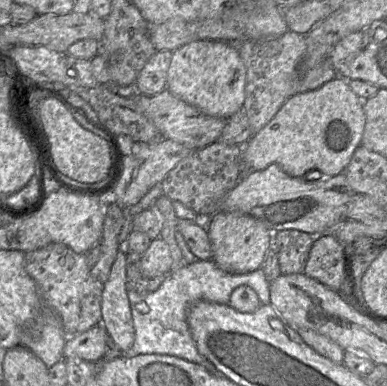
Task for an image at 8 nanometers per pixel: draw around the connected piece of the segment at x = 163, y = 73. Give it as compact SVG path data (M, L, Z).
M157 51L145 64L135 81L138 93L156 95L166 89L173 51Z

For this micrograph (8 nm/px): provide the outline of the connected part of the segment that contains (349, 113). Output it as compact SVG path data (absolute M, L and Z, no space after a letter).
M337 76L336 78L333 78L332 80L323 84L318 89L298 93L286 100L275 116L258 133L253 135L242 147L243 162L245 166L249 166L252 170L263 170L270 164L275 163L279 165L285 173L293 177L307 177L307 175L315 176L314 179L305 178L306 180L317 180L318 177L333 177L343 172L349 164L354 151L361 144L364 127L365 114L363 111L363 101L350 89L346 79Z

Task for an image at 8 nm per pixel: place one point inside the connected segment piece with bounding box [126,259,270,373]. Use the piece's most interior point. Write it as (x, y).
(160, 318)

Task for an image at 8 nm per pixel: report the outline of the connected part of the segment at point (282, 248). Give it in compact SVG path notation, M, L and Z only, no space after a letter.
M296 229L272 233L281 273L284 275L304 273L314 242L311 234Z

